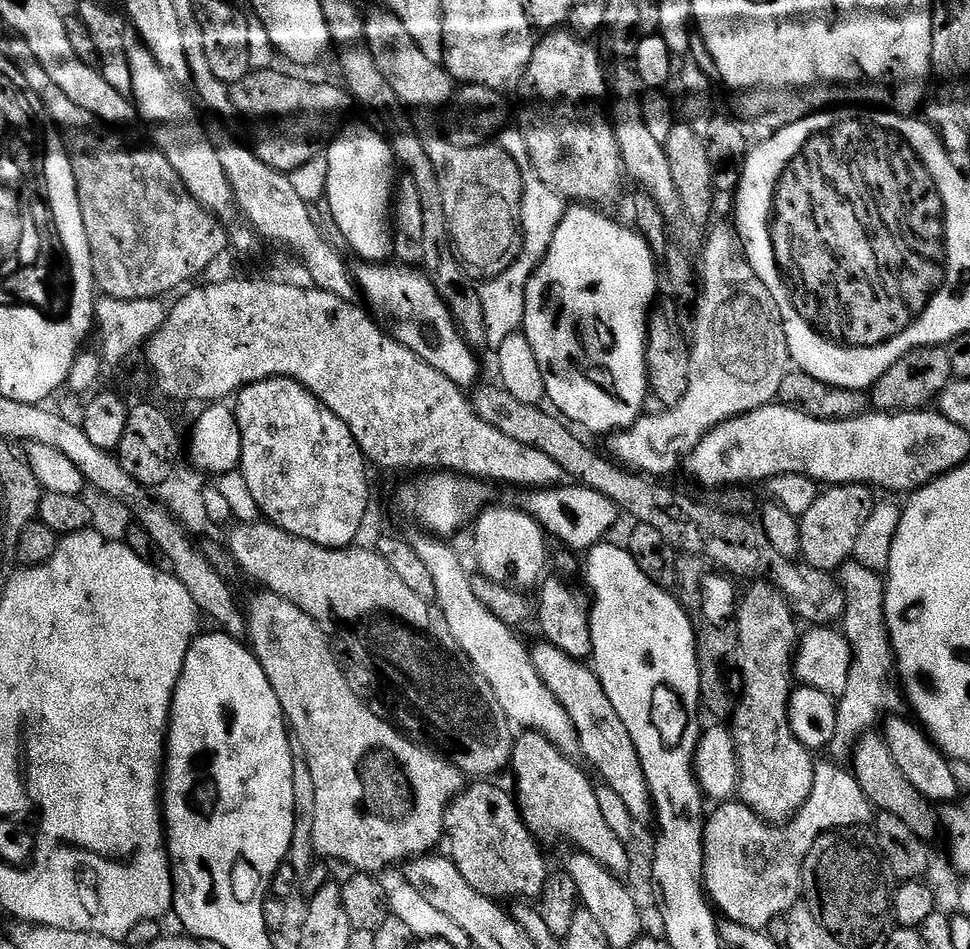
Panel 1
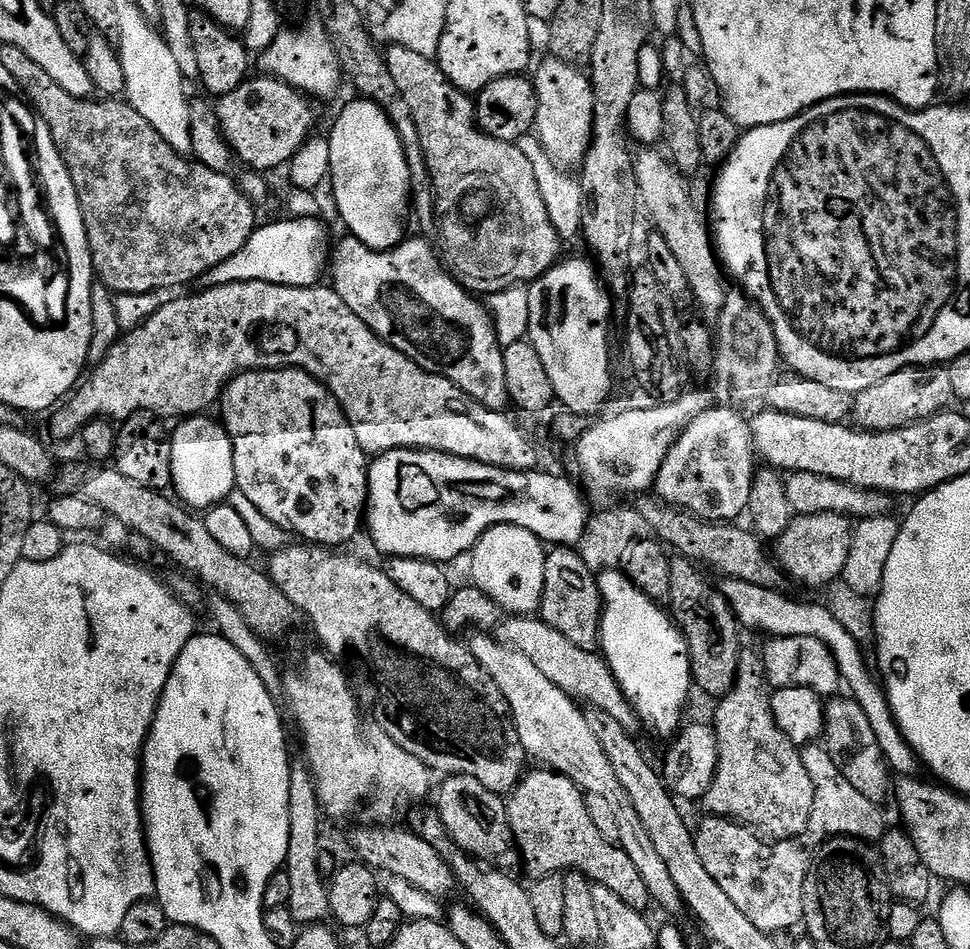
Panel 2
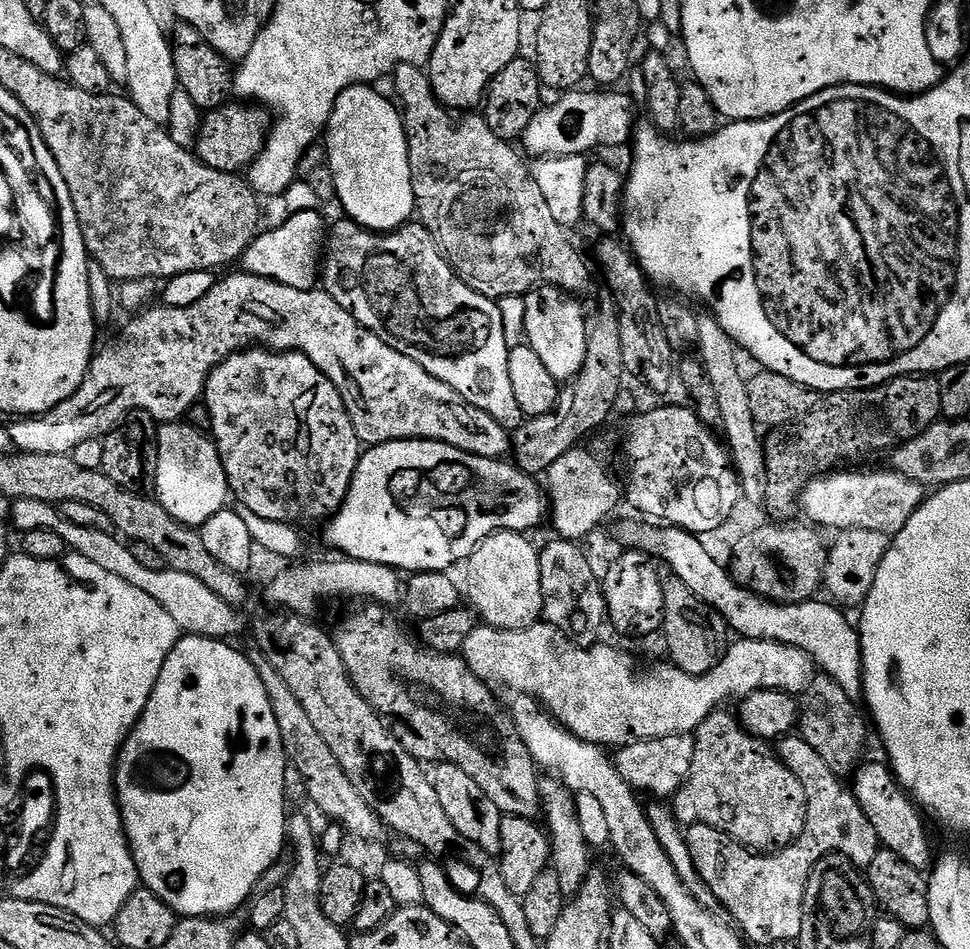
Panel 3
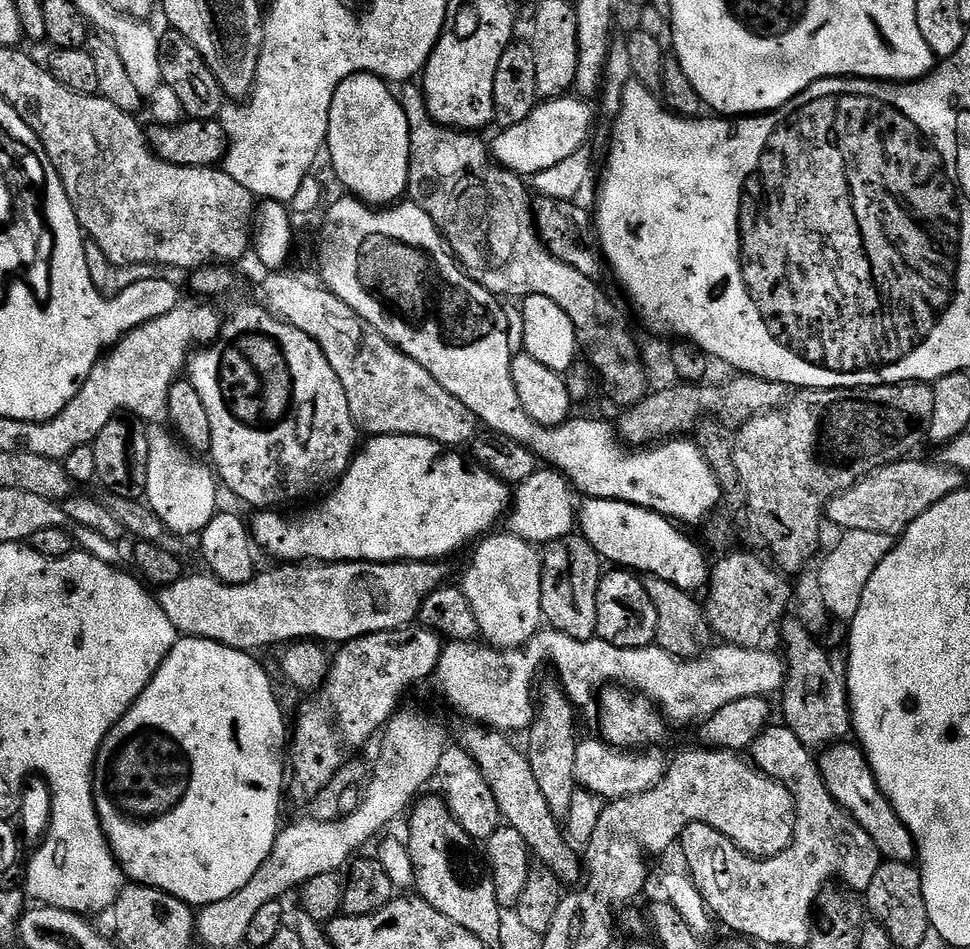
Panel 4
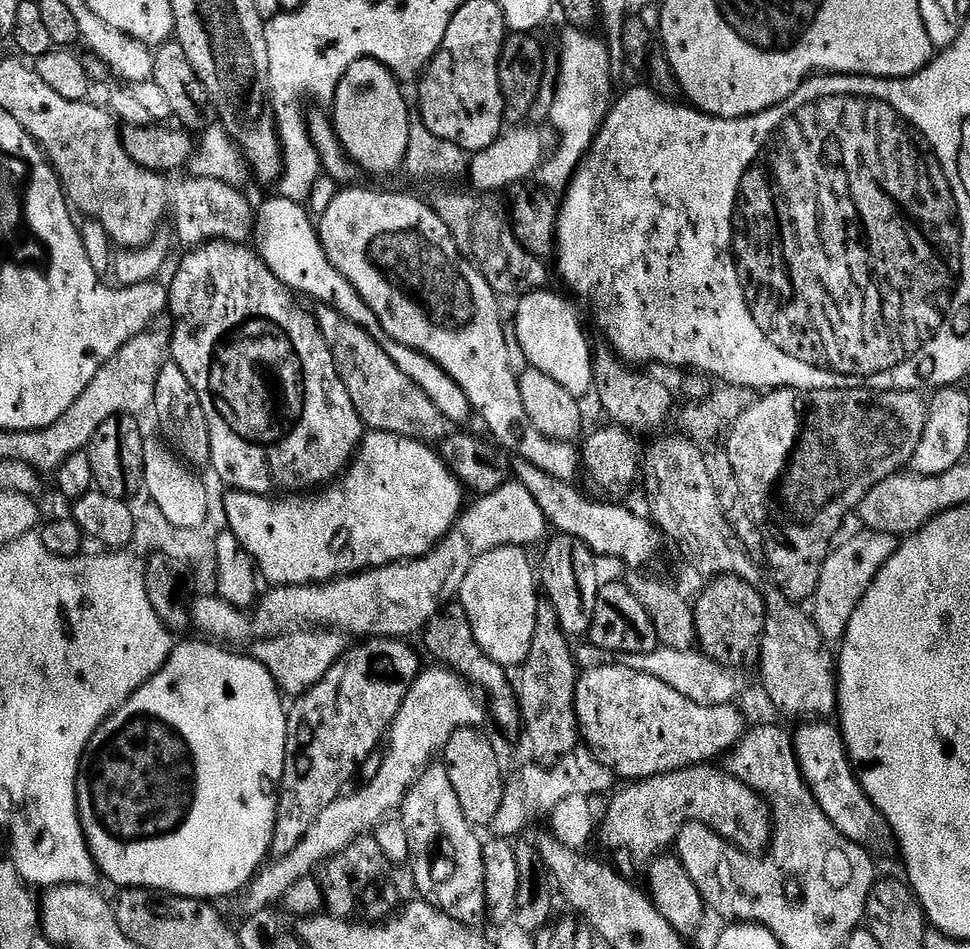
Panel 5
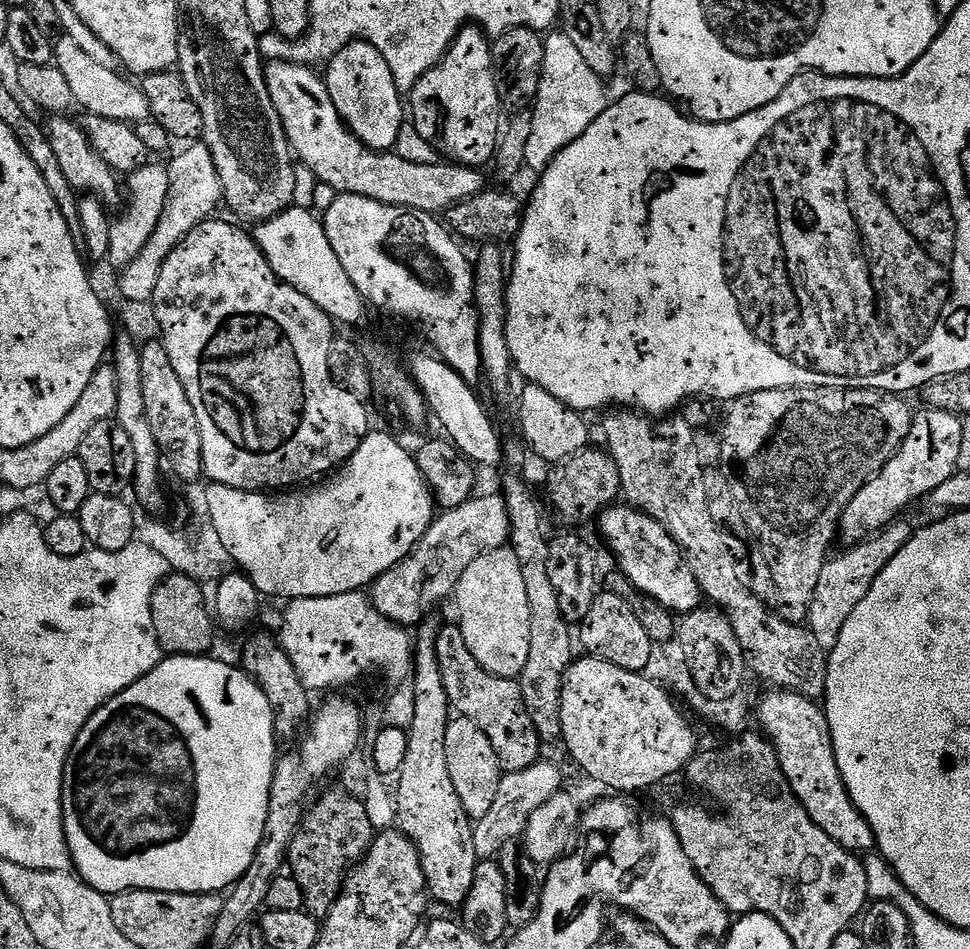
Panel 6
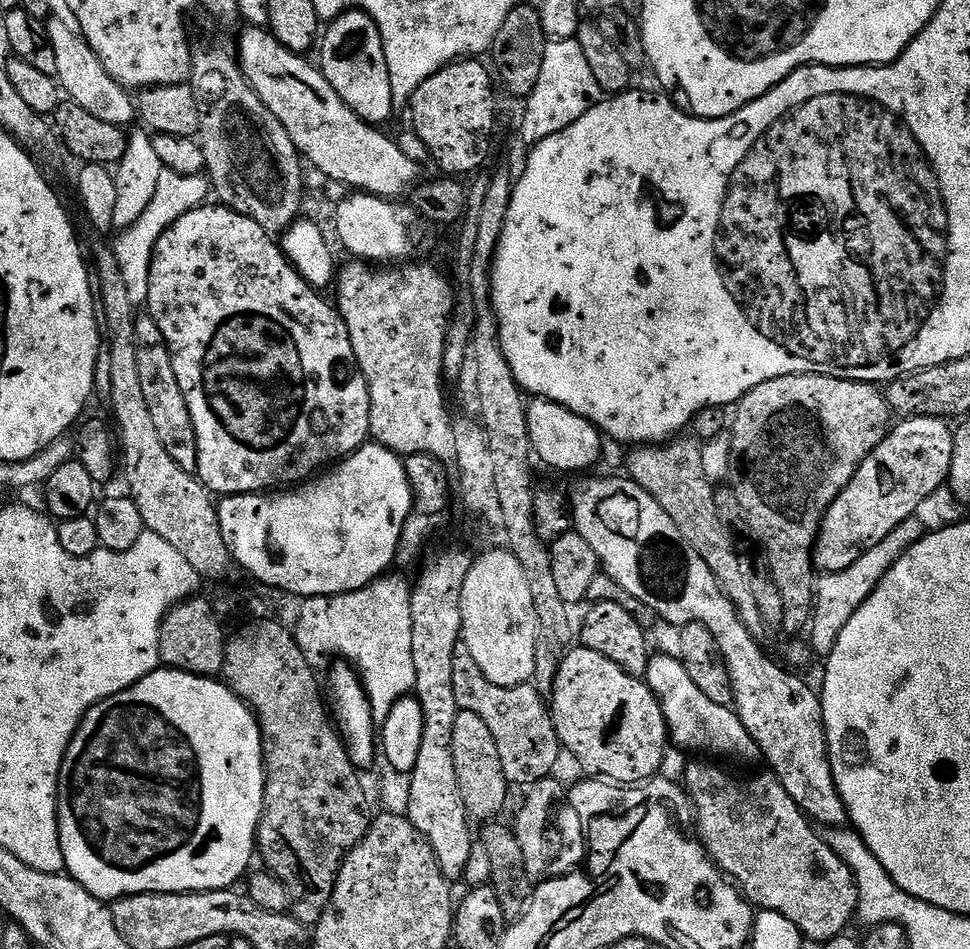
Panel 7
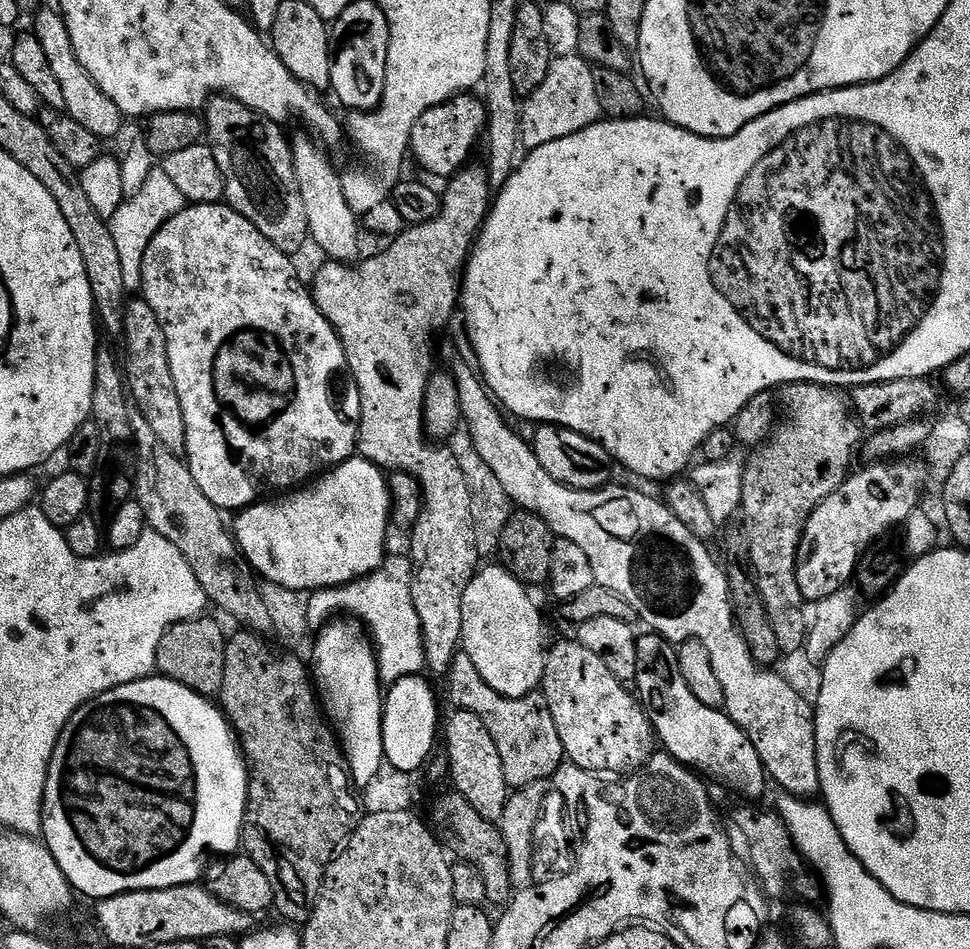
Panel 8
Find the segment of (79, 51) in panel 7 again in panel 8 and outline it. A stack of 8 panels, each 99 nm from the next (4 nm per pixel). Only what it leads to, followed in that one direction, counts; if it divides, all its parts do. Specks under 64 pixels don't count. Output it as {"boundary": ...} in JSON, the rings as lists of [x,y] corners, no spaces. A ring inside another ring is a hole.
{"boundary":[[[41,7],[35,13],[34,19],[36,19],[34,35],[41,43],[42,50],[46,52],[46,58],[50,60],[50,70],[54,72],[54,78],[60,87],[63,111],[72,116],[74,122],[90,130],[90,134],[94,134],[101,142],[108,142],[108,139],[118,135],[120,127],[126,124],[125,116],[114,106],[114,102],[110,102],[110,98],[106,98],[106,94],[102,94],[102,90],[98,90],[94,78],[90,78],[90,74],[86,74],[82,64],[78,62],[64,25],[64,18],[59,11]]]}

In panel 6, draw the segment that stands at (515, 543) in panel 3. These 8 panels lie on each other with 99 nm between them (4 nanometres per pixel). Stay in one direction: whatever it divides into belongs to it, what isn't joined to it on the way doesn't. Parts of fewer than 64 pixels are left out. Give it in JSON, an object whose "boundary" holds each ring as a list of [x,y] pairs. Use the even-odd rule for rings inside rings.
{"boundary":[[[511,547],[482,554],[482,558],[475,560],[460,579],[455,595],[460,596],[458,627],[474,658],[495,676],[523,677],[530,662],[532,607],[524,571]]]}

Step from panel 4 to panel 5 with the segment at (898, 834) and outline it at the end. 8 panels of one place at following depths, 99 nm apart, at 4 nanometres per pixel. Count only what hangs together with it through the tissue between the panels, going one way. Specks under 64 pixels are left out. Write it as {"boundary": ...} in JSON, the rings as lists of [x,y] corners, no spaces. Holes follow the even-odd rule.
{"boundary":[[[804,722],[800,729],[795,729],[794,743],[796,757],[808,787],[812,789],[822,814],[834,822],[834,826],[858,846],[871,852],[873,857],[888,856],[897,851],[898,845],[892,828],[886,818],[870,802],[866,790],[862,790],[860,780],[848,759],[848,747],[844,745],[844,734],[832,722]]]}

